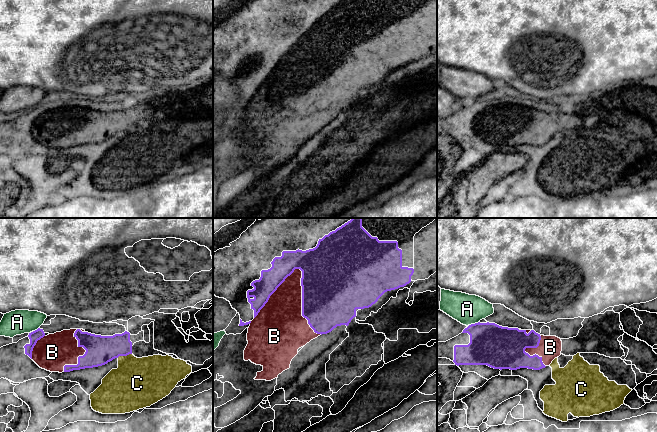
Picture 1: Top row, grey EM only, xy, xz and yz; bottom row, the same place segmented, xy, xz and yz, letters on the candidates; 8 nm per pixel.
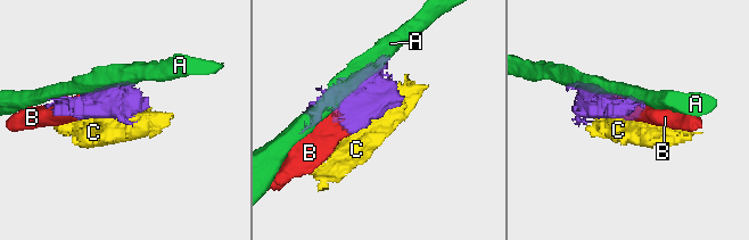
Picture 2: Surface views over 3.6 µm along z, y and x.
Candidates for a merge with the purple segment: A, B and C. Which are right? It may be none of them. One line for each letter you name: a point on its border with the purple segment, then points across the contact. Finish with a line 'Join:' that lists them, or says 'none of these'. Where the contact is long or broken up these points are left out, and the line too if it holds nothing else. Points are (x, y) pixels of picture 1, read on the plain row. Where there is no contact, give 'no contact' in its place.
B: xz (302, 78)
Join: B

